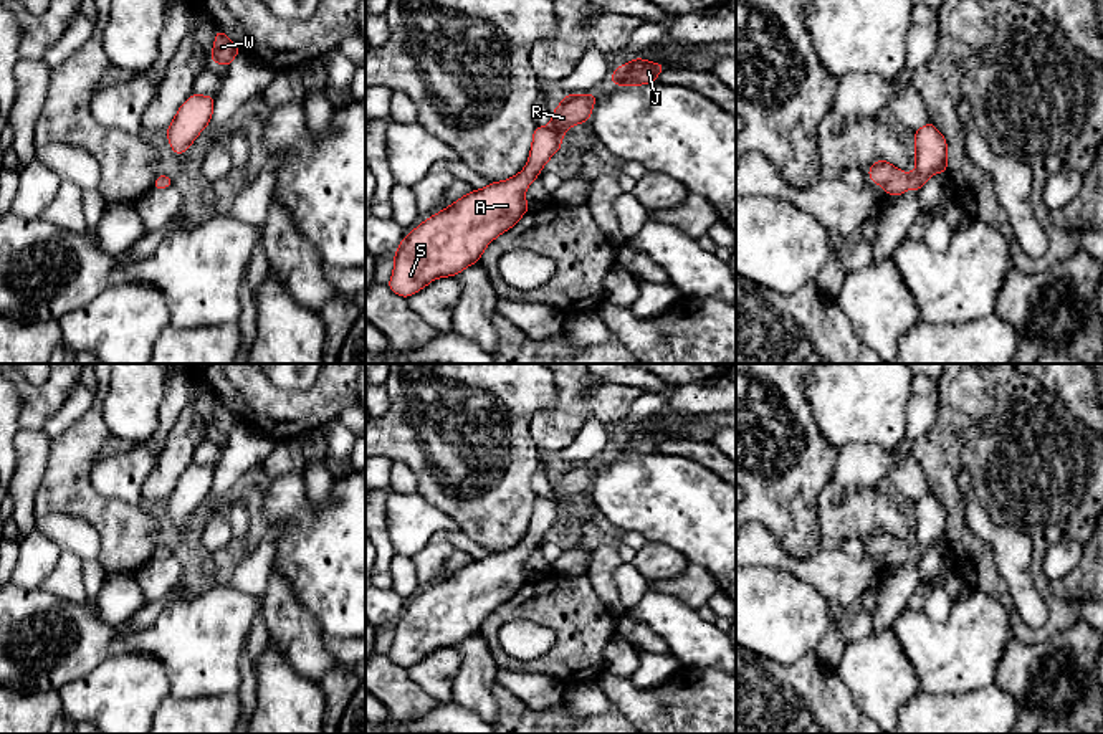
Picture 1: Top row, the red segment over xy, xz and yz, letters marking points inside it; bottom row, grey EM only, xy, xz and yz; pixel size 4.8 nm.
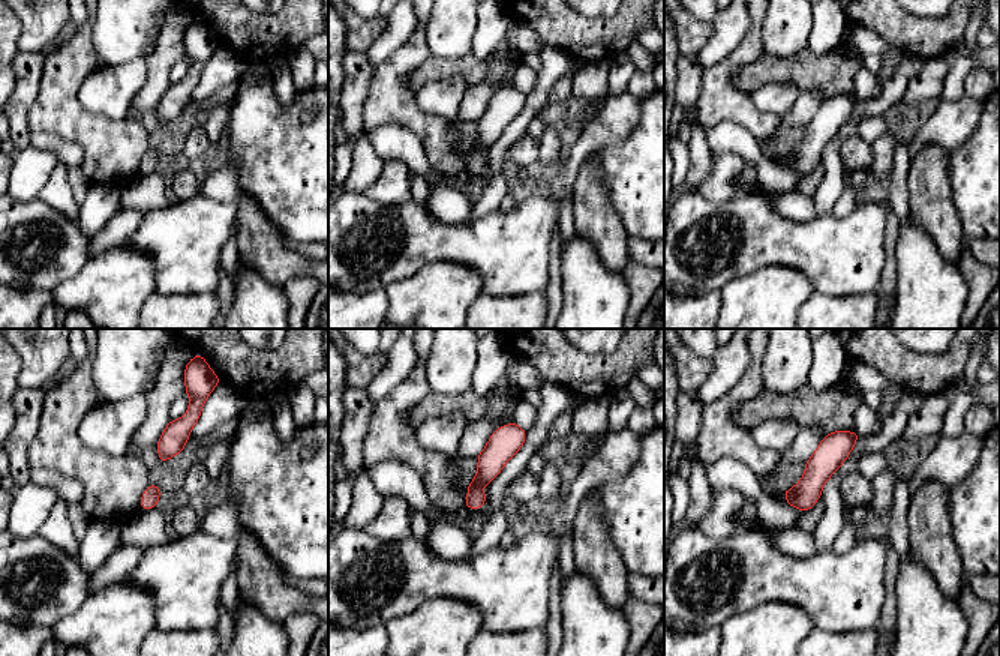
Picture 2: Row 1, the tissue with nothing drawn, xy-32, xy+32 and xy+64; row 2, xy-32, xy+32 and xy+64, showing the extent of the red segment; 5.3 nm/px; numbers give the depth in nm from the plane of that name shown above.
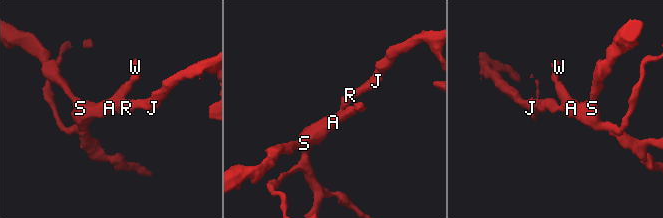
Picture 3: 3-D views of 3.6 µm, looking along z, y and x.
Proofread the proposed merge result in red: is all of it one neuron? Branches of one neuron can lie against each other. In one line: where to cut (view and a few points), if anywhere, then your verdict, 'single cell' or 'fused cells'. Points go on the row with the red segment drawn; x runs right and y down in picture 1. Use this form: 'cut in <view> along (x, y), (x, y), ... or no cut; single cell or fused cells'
no cut; single cell

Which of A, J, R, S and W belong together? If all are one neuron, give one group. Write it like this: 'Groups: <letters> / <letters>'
Groups: A J R S W

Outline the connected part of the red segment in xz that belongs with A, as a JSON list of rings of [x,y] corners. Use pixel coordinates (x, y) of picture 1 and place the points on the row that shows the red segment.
[[[595,91],[567,94],[551,112],[552,124],[536,127],[528,165],[518,175],[471,190],[405,235],[394,253],[390,291],[407,299],[433,279],[455,276],[478,263],[485,248],[531,208],[524,192],[562,149],[564,132],[587,122],[594,106]]]

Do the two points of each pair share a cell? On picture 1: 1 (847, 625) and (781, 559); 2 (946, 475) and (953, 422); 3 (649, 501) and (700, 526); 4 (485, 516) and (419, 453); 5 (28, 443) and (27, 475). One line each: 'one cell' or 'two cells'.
1: two cells
2: one cell
3: one cell
4: one cell
5: one cell

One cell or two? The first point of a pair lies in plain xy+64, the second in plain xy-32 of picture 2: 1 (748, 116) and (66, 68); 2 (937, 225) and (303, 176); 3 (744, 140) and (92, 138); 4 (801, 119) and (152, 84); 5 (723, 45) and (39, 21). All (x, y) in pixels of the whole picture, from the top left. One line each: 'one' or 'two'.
1: one
2: two
3: two
4: one
5: two

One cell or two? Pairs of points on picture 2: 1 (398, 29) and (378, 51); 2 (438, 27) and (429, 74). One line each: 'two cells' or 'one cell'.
1: one cell
2: two cells

